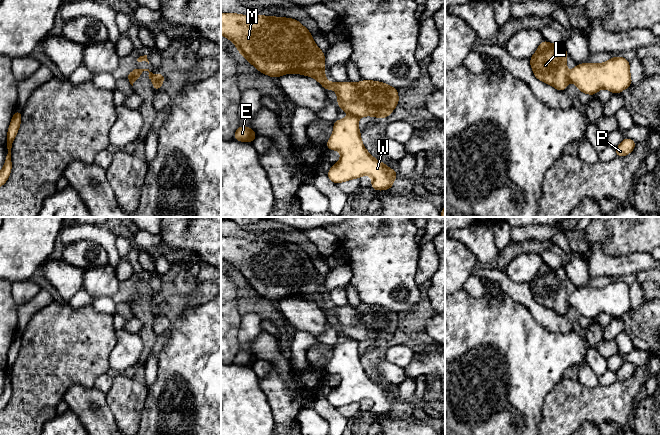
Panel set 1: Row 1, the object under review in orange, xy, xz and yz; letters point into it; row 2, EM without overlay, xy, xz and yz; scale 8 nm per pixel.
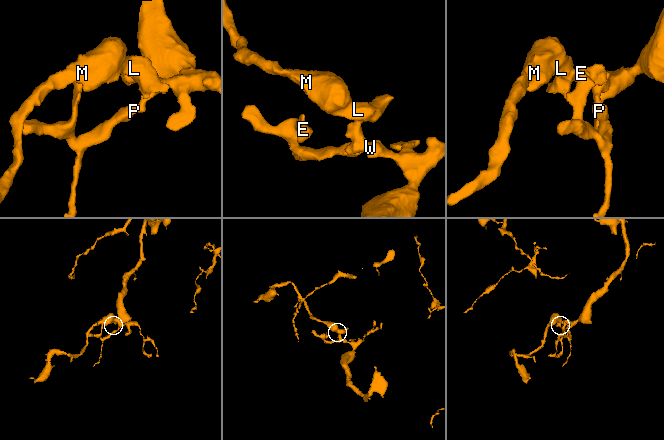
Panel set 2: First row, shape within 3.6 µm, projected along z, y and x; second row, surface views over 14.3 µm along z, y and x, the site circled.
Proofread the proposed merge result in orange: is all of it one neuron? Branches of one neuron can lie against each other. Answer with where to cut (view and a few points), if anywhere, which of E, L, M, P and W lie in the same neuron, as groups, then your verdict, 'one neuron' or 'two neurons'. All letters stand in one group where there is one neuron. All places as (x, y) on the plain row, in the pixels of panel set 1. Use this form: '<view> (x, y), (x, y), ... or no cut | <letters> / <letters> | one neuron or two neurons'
yz (568, 297), (570, 304) | E P W / L M | two neurons

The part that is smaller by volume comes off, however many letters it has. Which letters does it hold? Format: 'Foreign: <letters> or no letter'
Foreign: L, M

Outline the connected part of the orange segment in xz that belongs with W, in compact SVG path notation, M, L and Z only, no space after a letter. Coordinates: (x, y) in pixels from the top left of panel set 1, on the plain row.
M350 340L335 344L333 350L333 357L325 370L330 375L338 374L341 382L327 396L328 402L338 409L369 399L372 402L372 414L393 413L393 405L398 400L397 394L391 394L365 373L358 352L358 342Z

